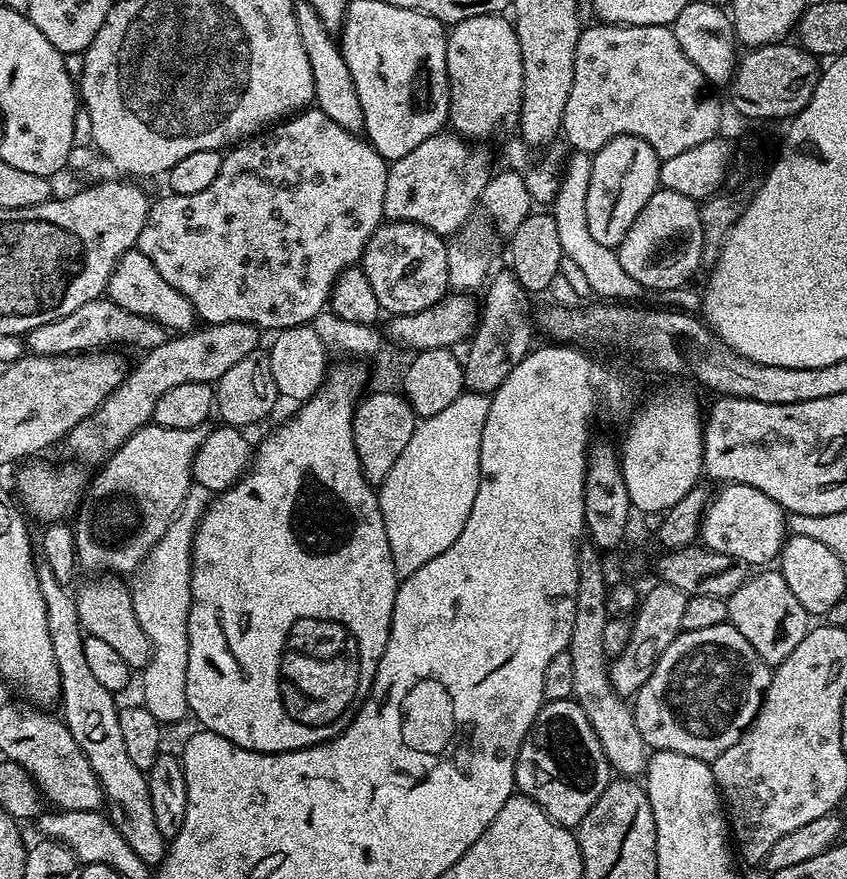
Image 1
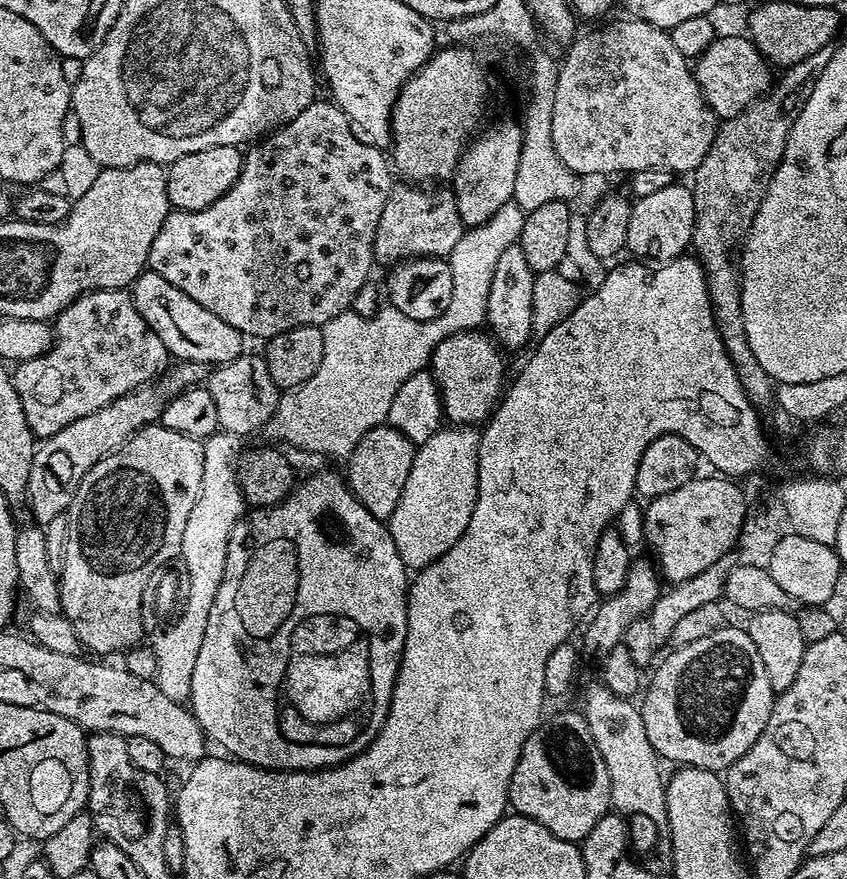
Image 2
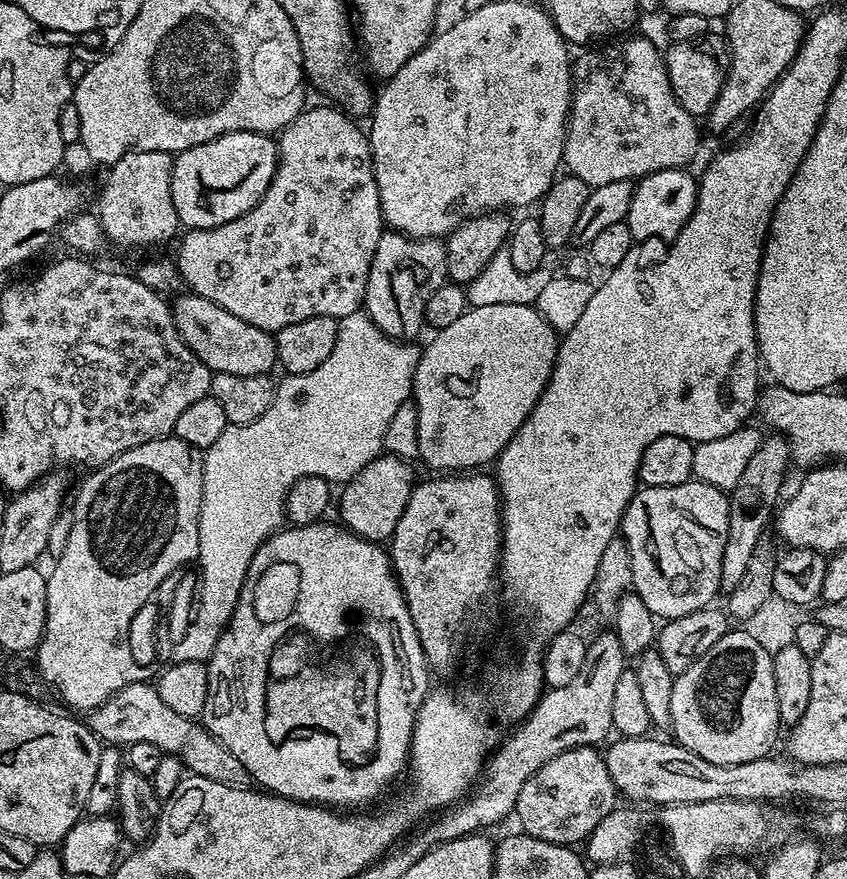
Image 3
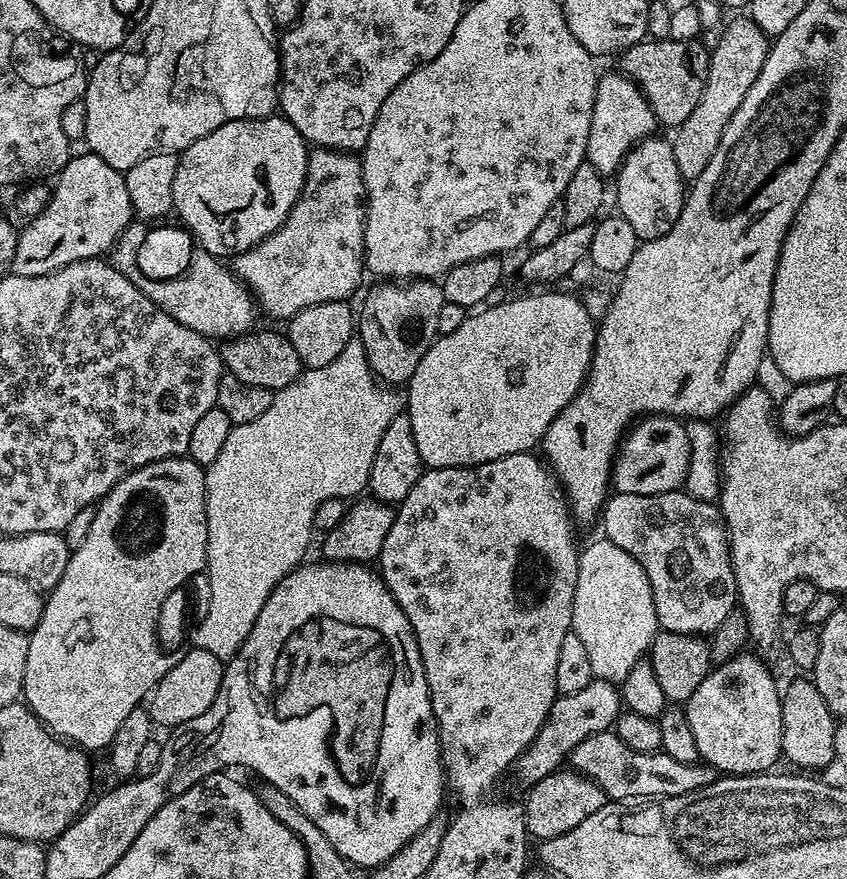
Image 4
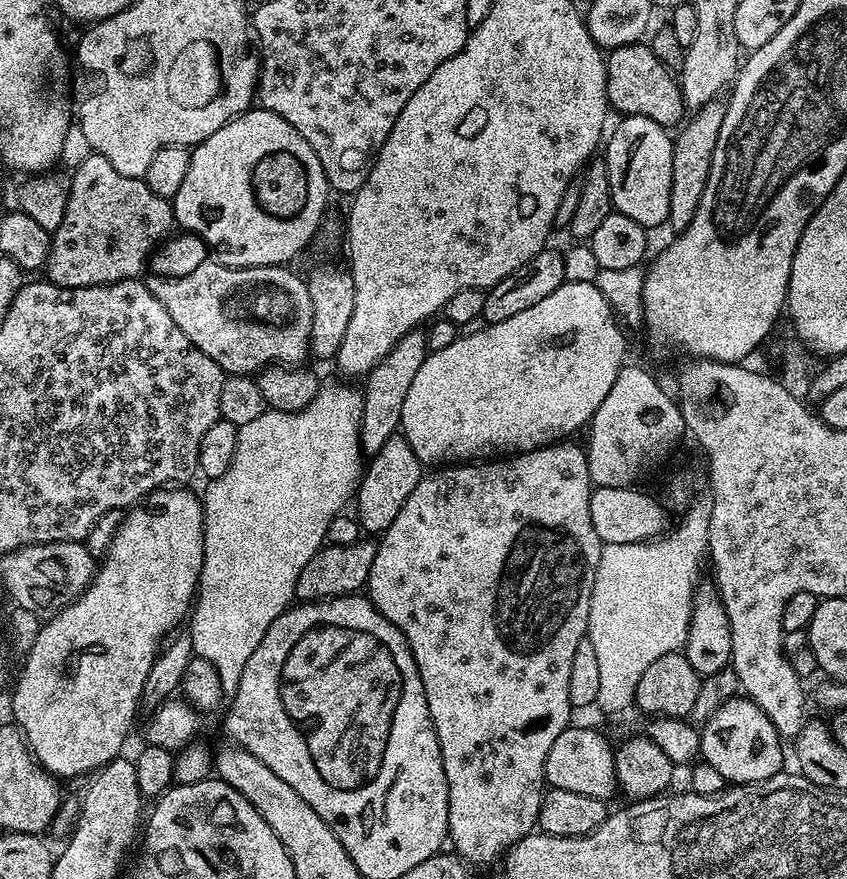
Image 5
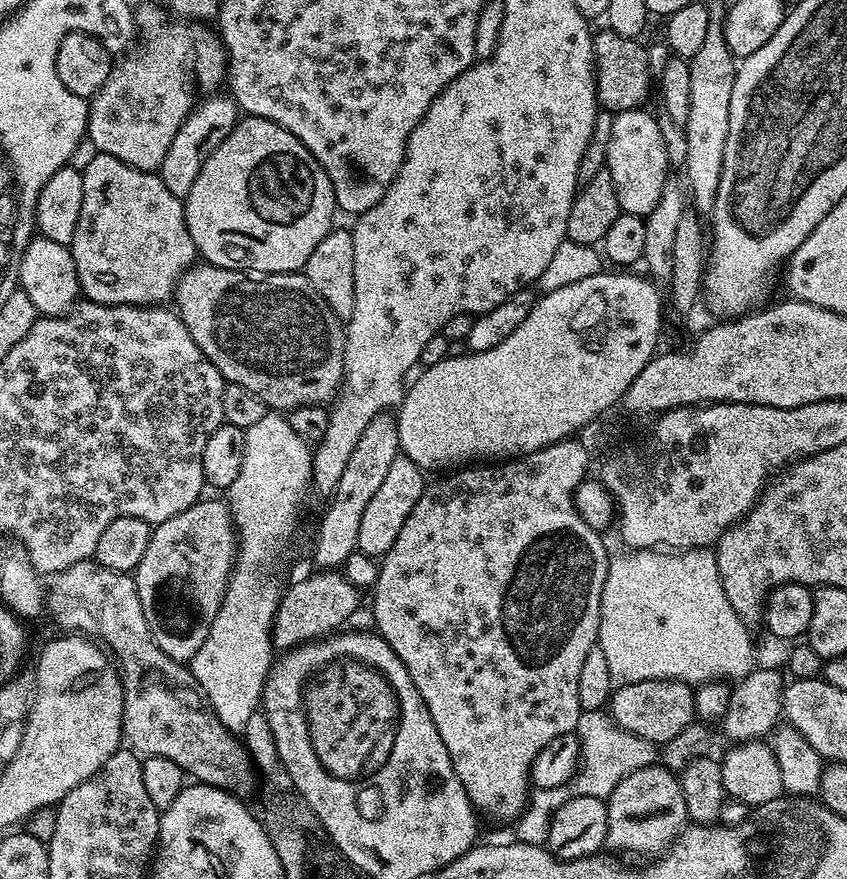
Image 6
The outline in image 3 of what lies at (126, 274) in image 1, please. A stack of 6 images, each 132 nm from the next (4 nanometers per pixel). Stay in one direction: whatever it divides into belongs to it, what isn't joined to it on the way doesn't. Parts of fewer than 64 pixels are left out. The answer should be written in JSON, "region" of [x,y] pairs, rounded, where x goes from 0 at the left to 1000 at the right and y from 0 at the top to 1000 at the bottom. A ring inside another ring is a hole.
{"region":[[[230,334],[213,337],[202,342],[201,352],[208,364],[208,374],[214,385],[229,398],[229,403],[249,423],[286,425],[287,428],[311,428],[327,418],[326,385],[322,379],[305,375],[286,362],[276,362],[272,353],[262,353],[251,341]]]}

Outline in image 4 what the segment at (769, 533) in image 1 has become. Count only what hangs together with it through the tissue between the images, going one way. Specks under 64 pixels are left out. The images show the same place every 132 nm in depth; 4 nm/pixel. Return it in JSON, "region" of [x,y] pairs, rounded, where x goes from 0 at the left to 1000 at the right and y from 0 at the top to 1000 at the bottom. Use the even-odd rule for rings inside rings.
{"region":[[[806,557],[766,564],[727,560],[713,570],[712,592],[715,613],[734,621],[763,648],[783,718],[835,725],[870,691],[860,605],[842,570],[825,569]]]}

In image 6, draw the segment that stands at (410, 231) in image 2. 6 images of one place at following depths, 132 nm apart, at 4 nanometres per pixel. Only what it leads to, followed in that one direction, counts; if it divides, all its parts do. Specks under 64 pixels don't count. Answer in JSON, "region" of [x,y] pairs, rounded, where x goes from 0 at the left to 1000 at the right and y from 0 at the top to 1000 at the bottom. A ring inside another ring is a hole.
{"region":[[[458,466],[447,469],[437,485],[427,489],[427,498],[423,498],[423,507],[418,507],[418,516],[413,516],[409,535],[404,535],[404,545],[392,563],[386,565],[387,579],[378,587],[378,597],[373,601],[373,620],[368,623],[374,647],[405,647],[409,635],[421,627],[423,597],[427,595],[427,585],[442,567],[443,560],[451,553],[465,521],[470,518],[473,518],[473,513],[468,473]]]}

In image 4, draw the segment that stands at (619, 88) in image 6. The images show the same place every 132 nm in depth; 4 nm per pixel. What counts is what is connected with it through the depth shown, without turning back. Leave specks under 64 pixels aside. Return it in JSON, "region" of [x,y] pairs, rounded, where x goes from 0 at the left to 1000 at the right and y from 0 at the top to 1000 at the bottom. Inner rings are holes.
{"region":[[[762,43],[731,60],[731,81],[743,86],[756,99],[763,116],[767,116],[767,125],[772,125],[776,142],[796,148],[824,121],[824,111],[829,111],[829,102],[836,88],[835,53],[819,46],[771,46]]]}

